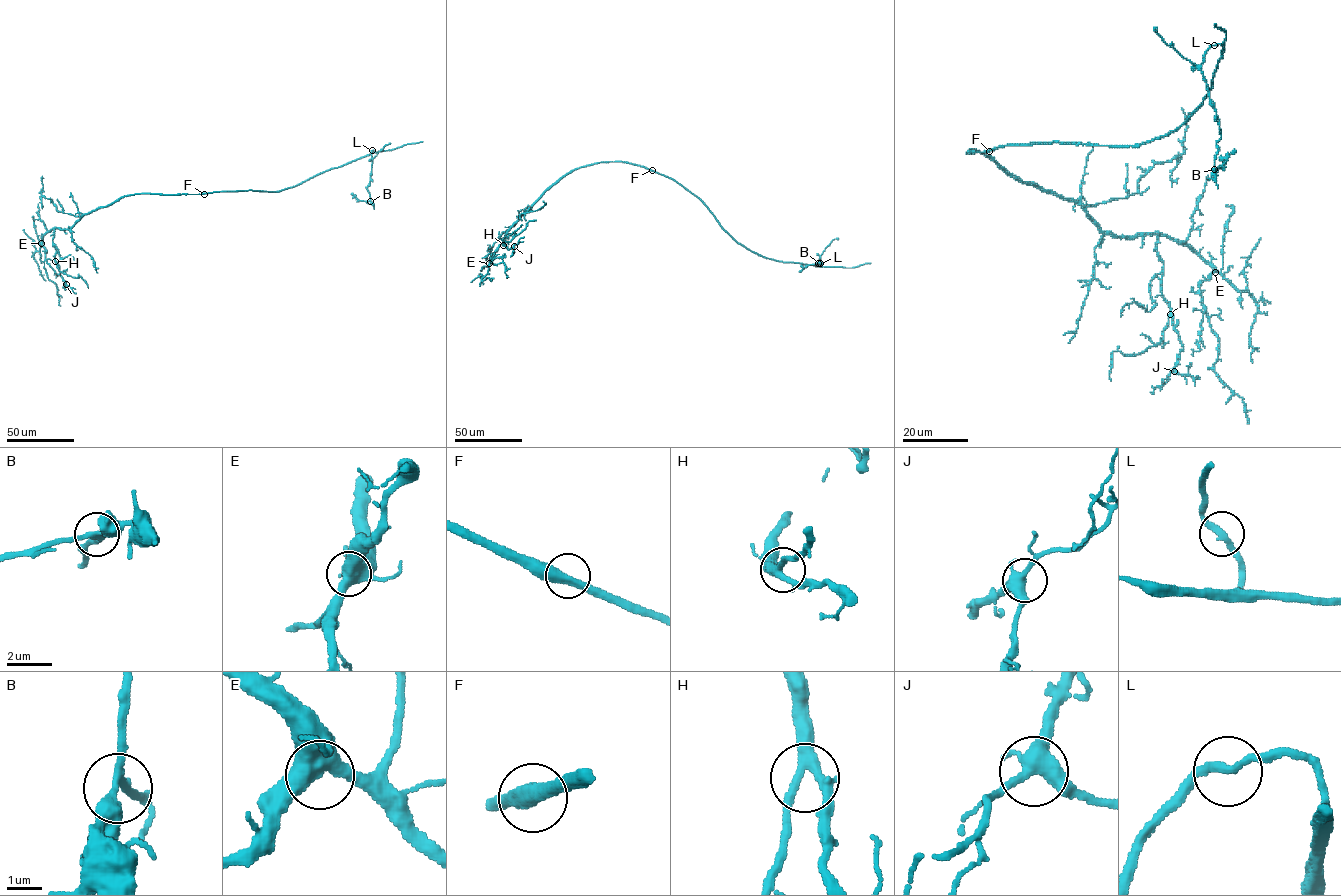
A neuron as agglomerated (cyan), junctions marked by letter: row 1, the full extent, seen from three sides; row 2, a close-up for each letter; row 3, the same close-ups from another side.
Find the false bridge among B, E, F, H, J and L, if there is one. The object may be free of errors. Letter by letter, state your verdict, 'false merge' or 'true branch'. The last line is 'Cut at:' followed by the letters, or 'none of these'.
B: true branch
E: true branch
F: true branch
H: true branch
J: true branch
L: true branch
Cut at: none of these

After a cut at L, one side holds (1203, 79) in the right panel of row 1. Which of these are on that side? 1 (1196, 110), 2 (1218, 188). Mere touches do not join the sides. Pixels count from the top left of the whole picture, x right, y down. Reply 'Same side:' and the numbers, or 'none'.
Same side: 2

